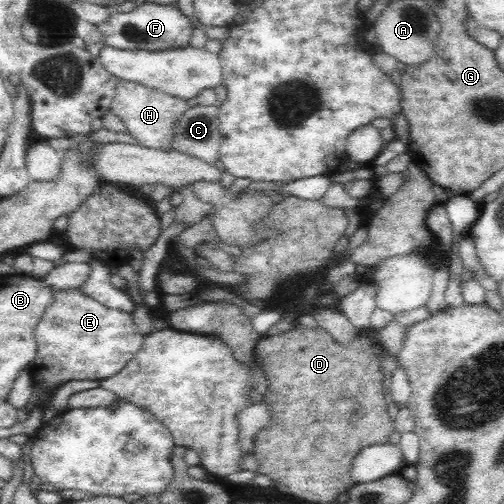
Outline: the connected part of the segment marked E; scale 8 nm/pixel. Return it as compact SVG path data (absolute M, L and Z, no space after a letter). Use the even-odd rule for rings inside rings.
M67 288L66 290L51 289L52 300L42 313L40 320L36 323L34 340L38 348L36 358L32 366L26 368L32 377L35 385L44 388L44 394L40 396L40 408L42 408L42 422L46 424L49 420L58 419L60 411L56 411L52 404L52 394L62 388L64 384L72 380L104 380L108 376L114 376L120 372L128 361L133 360L142 348L144 335L142 335L136 325L132 313L124 312L122 309L105 307L100 301L92 299L80 288Z

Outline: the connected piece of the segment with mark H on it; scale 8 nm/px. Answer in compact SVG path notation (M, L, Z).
M120 79L116 88L116 96L114 96L112 102L111 112L124 122L127 129L126 134L134 137L138 141L138 146L170 152L170 150L174 150L170 145L170 142L172 142L171 128L188 108L190 107L186 100L170 96L166 92L147 88L136 82Z

